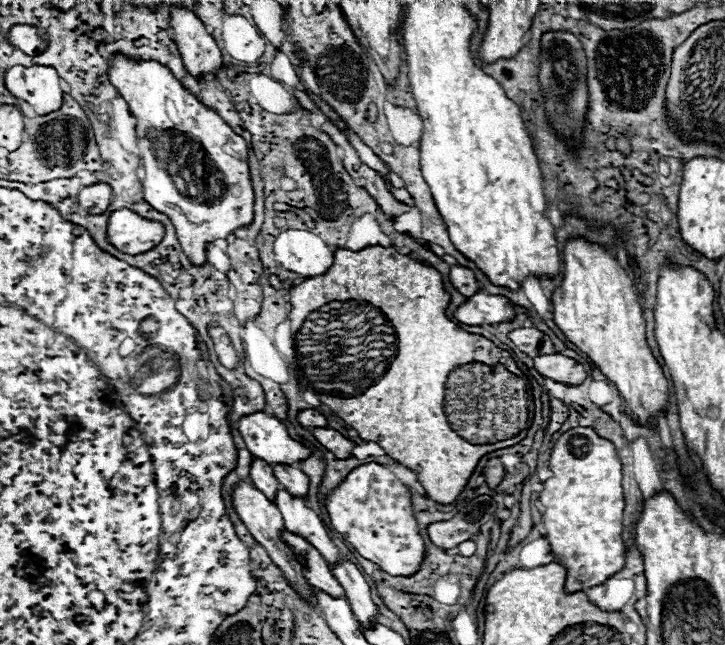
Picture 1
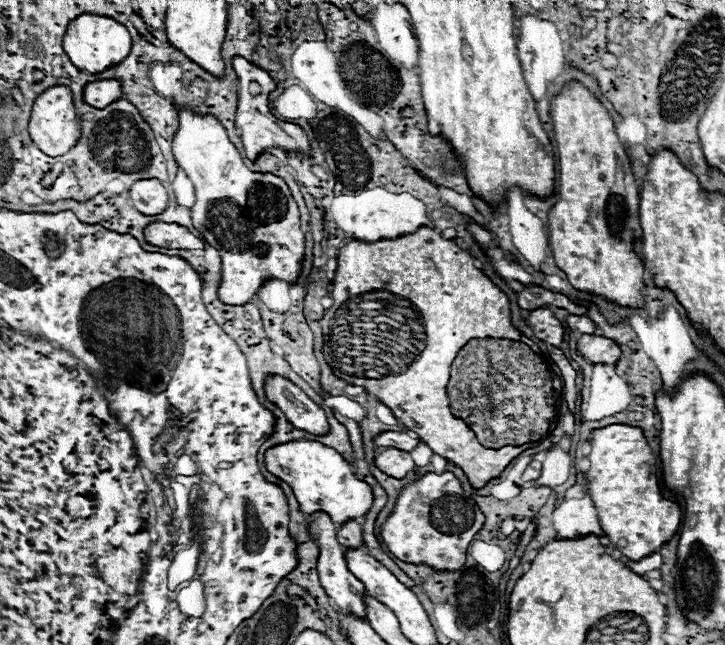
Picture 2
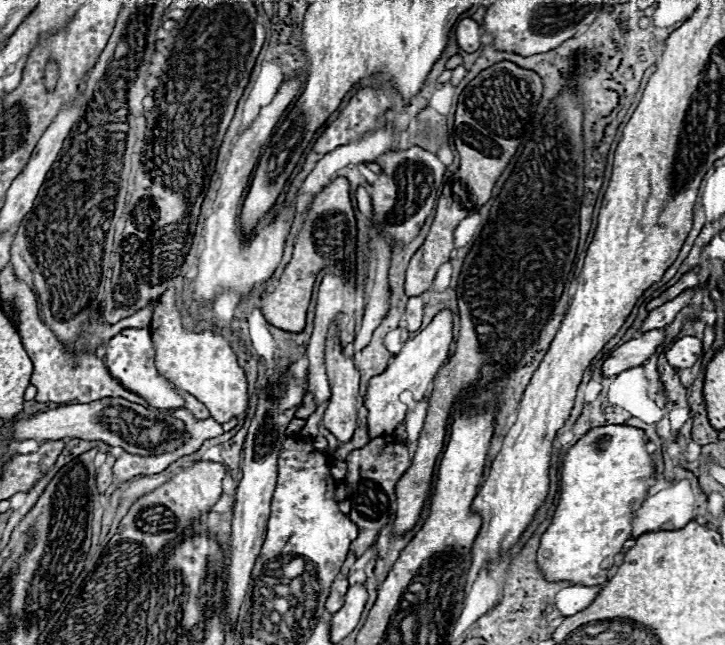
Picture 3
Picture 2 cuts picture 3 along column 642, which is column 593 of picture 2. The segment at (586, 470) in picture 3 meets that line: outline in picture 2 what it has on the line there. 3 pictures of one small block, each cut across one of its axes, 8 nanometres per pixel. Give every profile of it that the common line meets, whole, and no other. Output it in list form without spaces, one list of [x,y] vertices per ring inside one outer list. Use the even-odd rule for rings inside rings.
[[[610,424],[594,430],[590,444],[590,470],[586,474],[588,494],[596,502],[600,526],[612,546],[620,548],[630,560],[646,558],[648,554],[660,550],[662,544],[678,532],[682,522],[682,506],[664,496],[656,456],[652,454],[642,428],[630,424]]]

